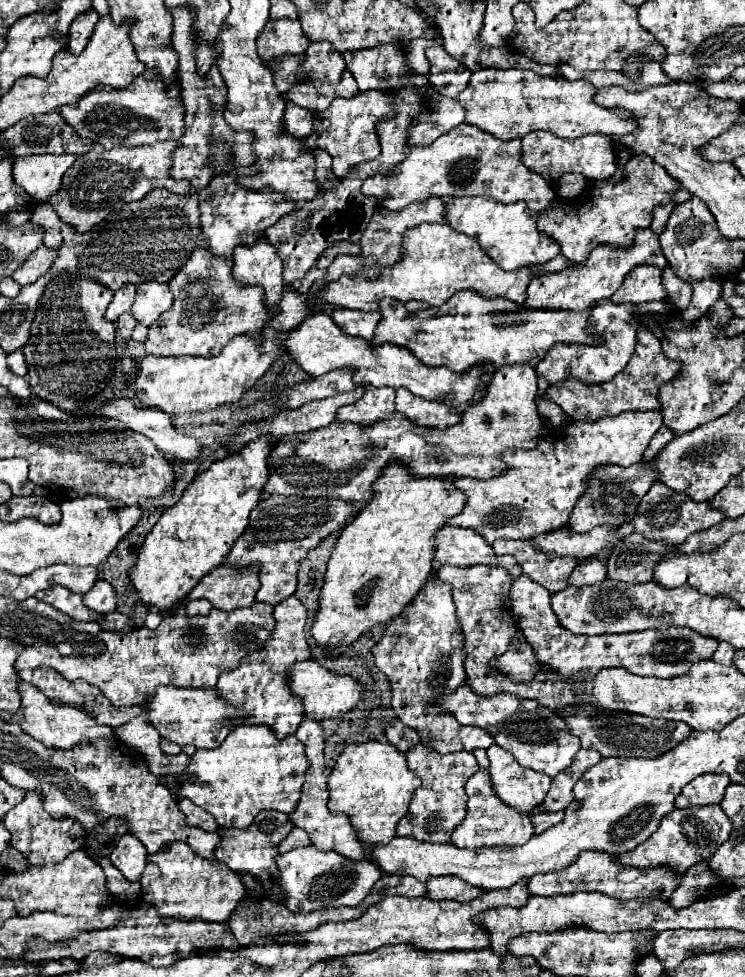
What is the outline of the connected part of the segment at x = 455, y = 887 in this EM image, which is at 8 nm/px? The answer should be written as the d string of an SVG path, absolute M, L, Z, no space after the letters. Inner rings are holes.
M438 876L438 878L428 878L426 880L426 890L432 900L458 900L458 902L468 902L480 896L482 888L474 888L466 884L464 880L456 876Z

